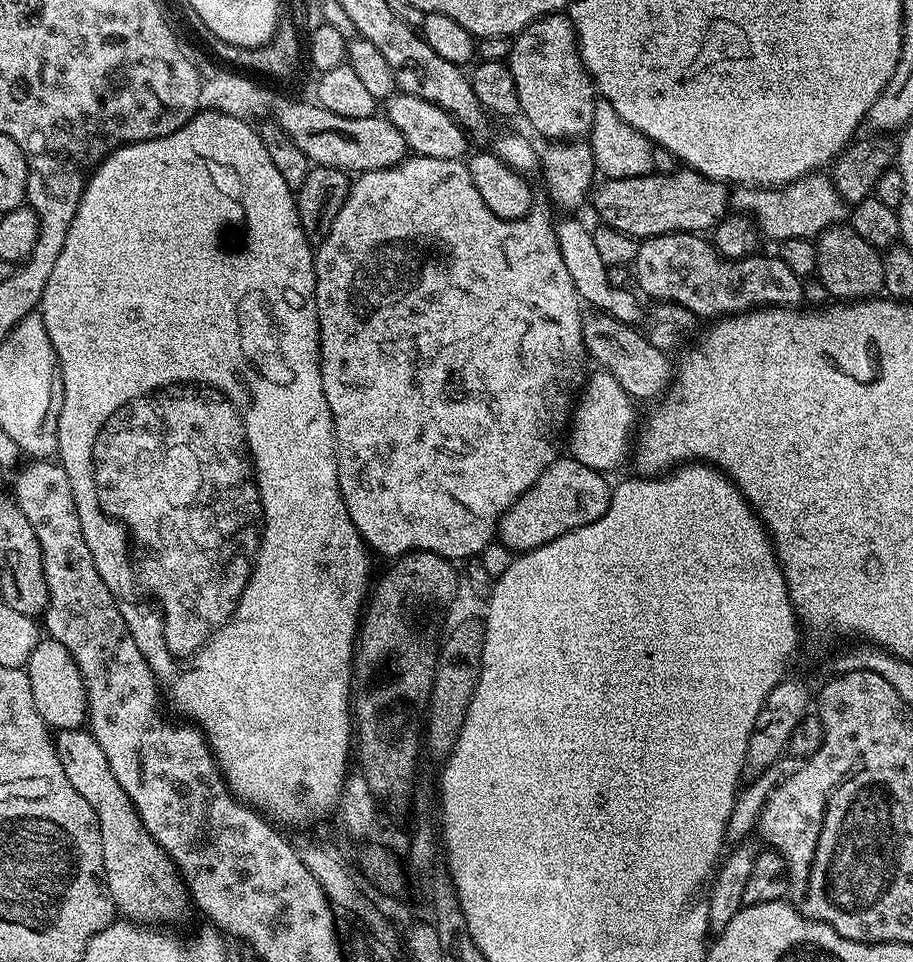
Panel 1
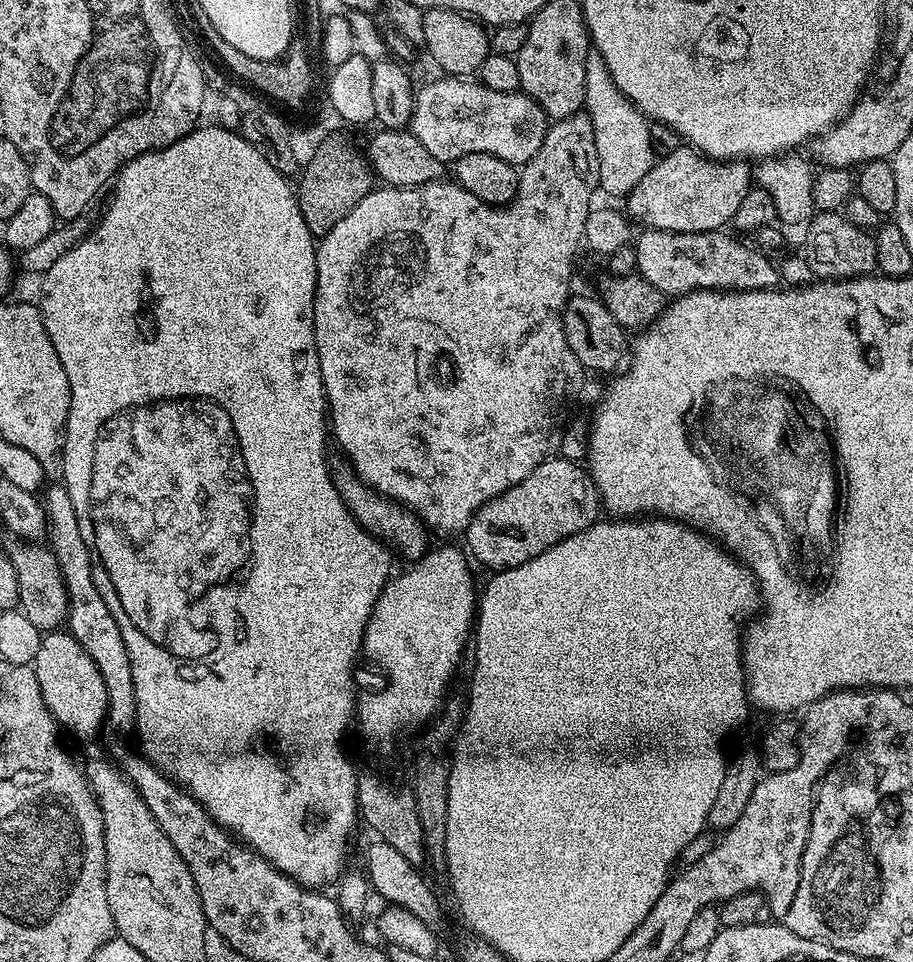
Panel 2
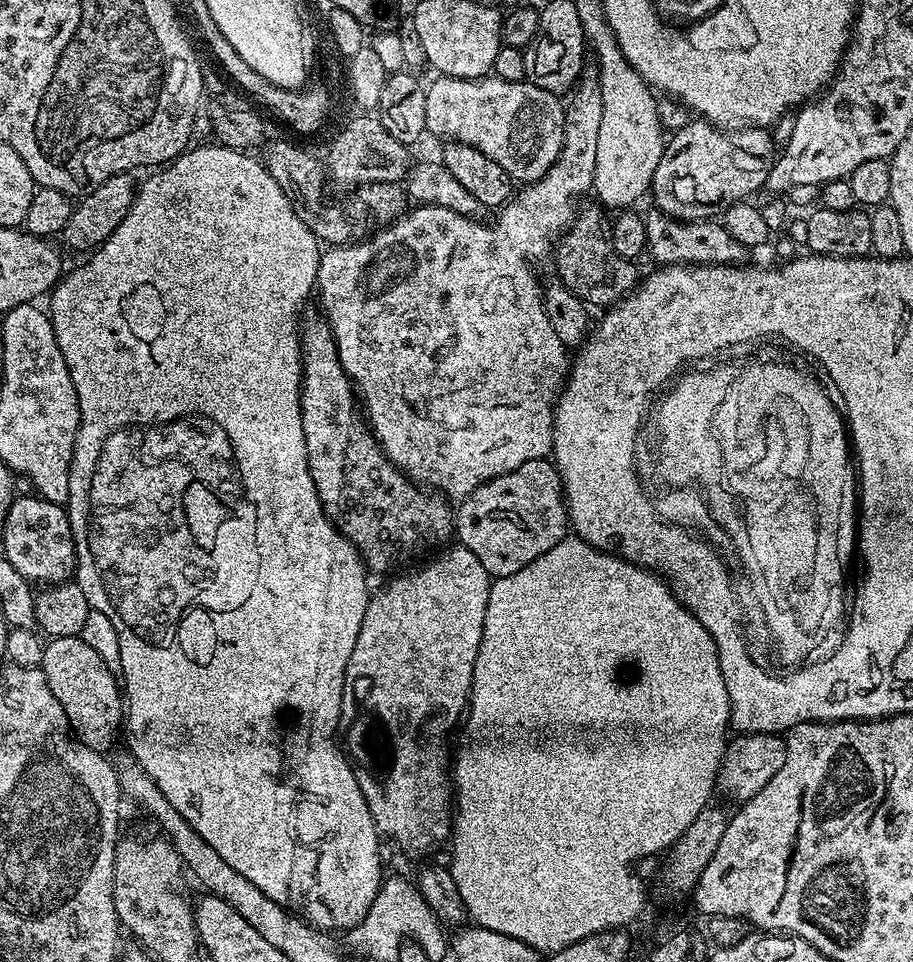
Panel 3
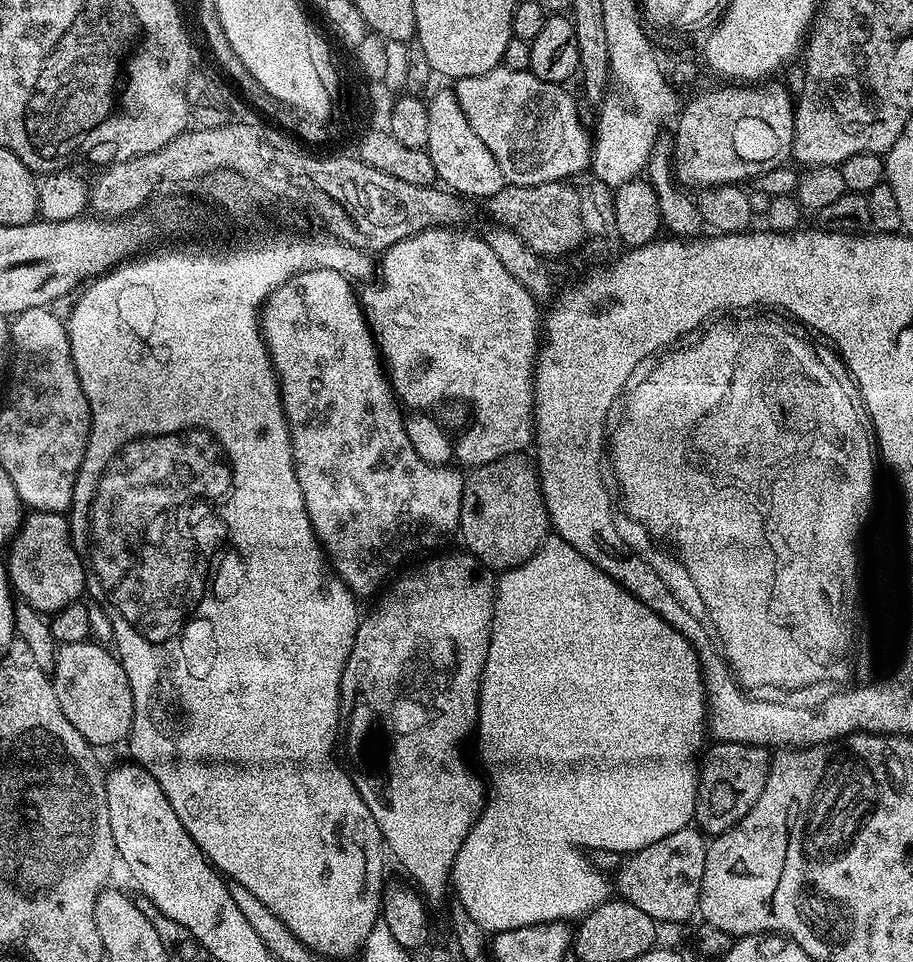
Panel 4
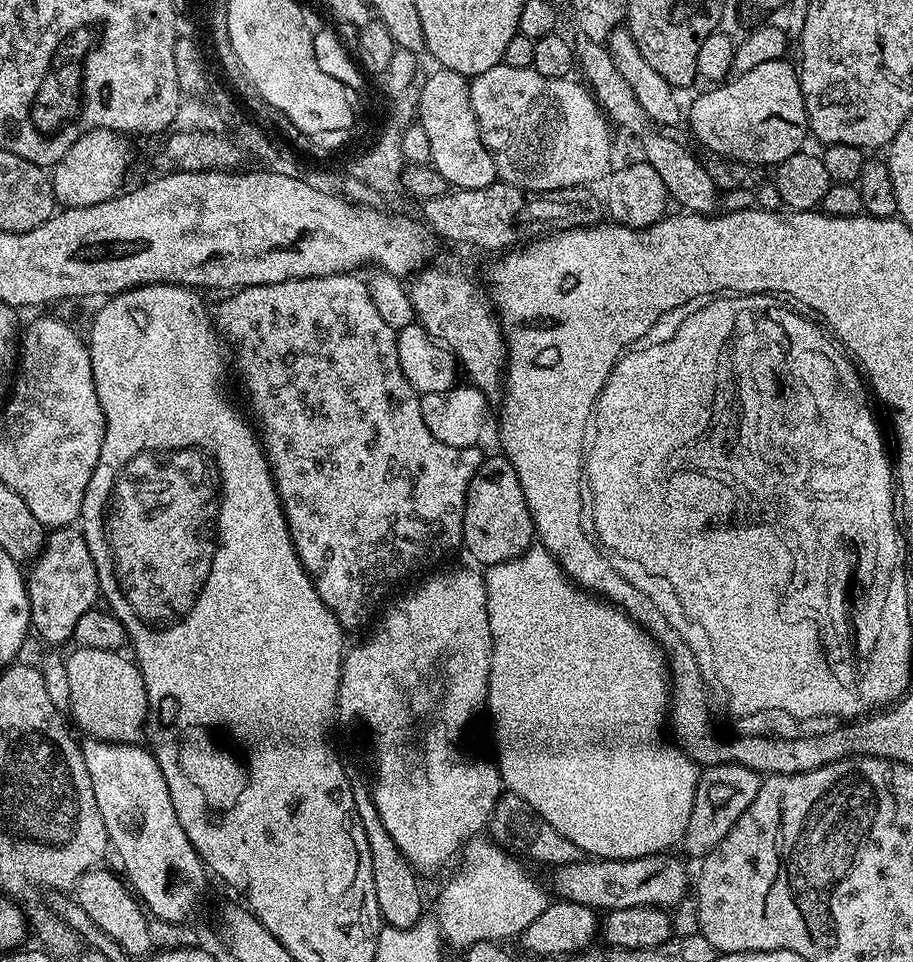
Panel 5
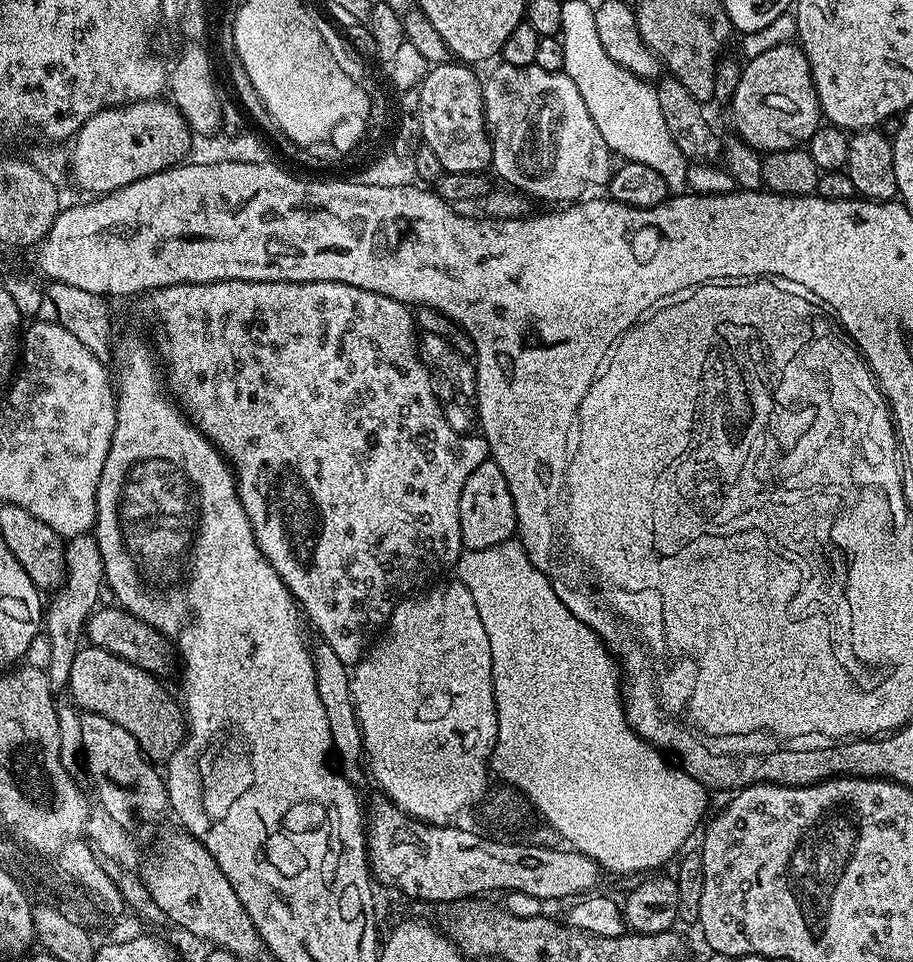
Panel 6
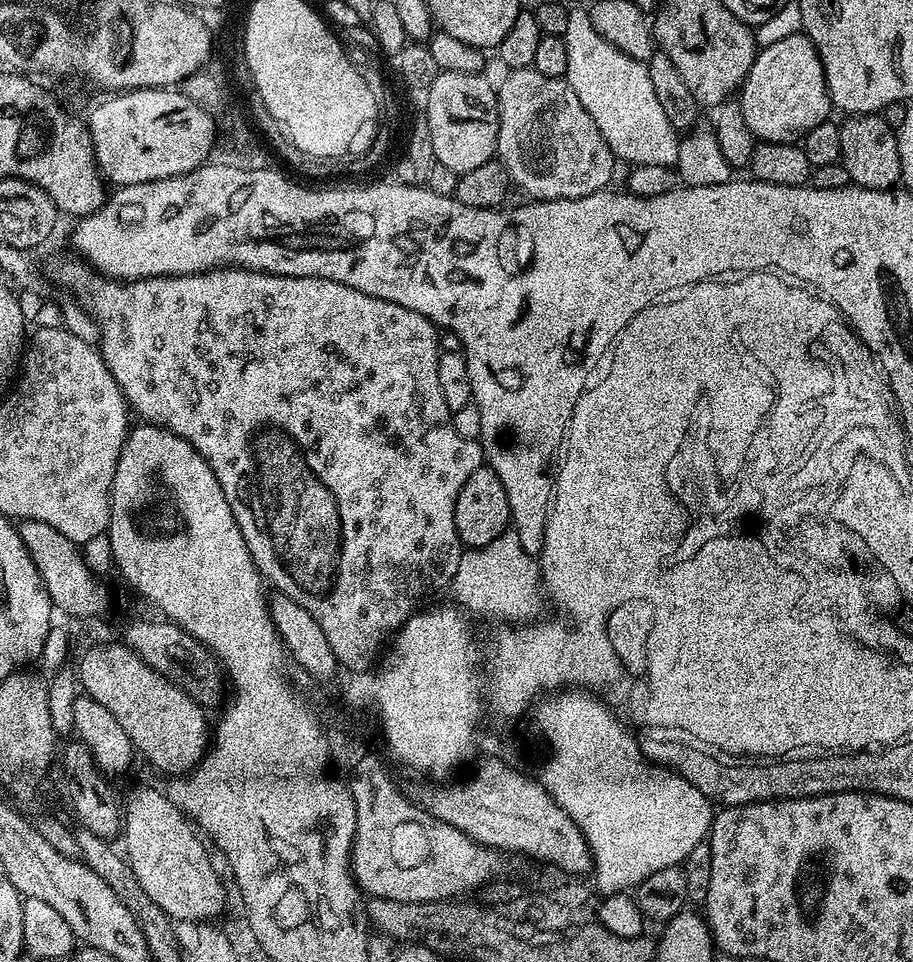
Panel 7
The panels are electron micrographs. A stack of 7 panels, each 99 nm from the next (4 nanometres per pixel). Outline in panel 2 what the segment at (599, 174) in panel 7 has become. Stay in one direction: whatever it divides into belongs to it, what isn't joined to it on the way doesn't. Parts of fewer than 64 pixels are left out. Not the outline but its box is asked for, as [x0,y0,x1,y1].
[410,78,549,166]

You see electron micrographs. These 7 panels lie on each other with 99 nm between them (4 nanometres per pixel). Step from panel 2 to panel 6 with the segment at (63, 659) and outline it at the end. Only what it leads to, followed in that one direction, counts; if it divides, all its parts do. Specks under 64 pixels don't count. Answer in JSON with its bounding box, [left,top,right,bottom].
[67,646,186,762]

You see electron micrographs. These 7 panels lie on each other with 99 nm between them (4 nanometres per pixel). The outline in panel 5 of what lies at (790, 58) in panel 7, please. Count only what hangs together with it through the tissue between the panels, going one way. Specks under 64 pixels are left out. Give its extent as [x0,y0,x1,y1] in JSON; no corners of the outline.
[686,59,810,166]

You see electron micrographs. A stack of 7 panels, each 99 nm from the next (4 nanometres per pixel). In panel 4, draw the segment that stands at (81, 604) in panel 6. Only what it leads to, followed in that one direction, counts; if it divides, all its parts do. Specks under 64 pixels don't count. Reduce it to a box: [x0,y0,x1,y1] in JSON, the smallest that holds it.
[6,511,86,614]

